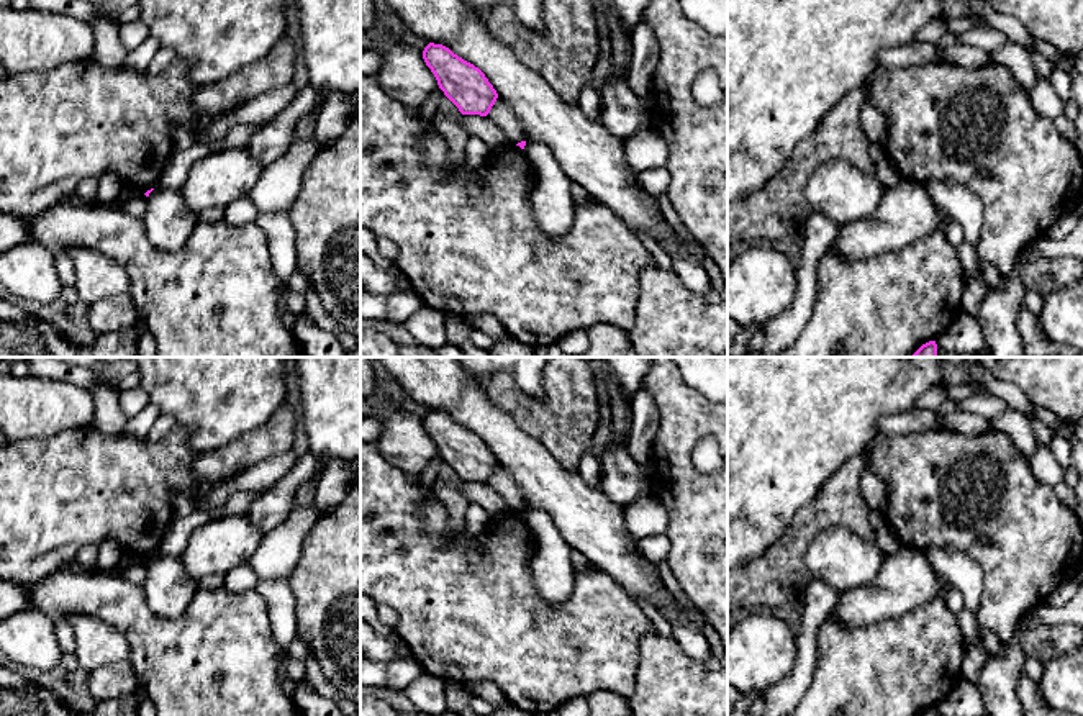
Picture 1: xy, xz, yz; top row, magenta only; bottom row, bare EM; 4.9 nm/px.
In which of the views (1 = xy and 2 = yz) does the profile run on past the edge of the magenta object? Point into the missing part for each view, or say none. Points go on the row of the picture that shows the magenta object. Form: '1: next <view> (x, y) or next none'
1: next none
2: next none

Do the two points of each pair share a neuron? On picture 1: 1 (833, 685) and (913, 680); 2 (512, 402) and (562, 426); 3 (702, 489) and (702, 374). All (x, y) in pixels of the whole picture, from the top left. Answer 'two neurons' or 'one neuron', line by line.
1: one neuron
2: one neuron
3: two neurons

